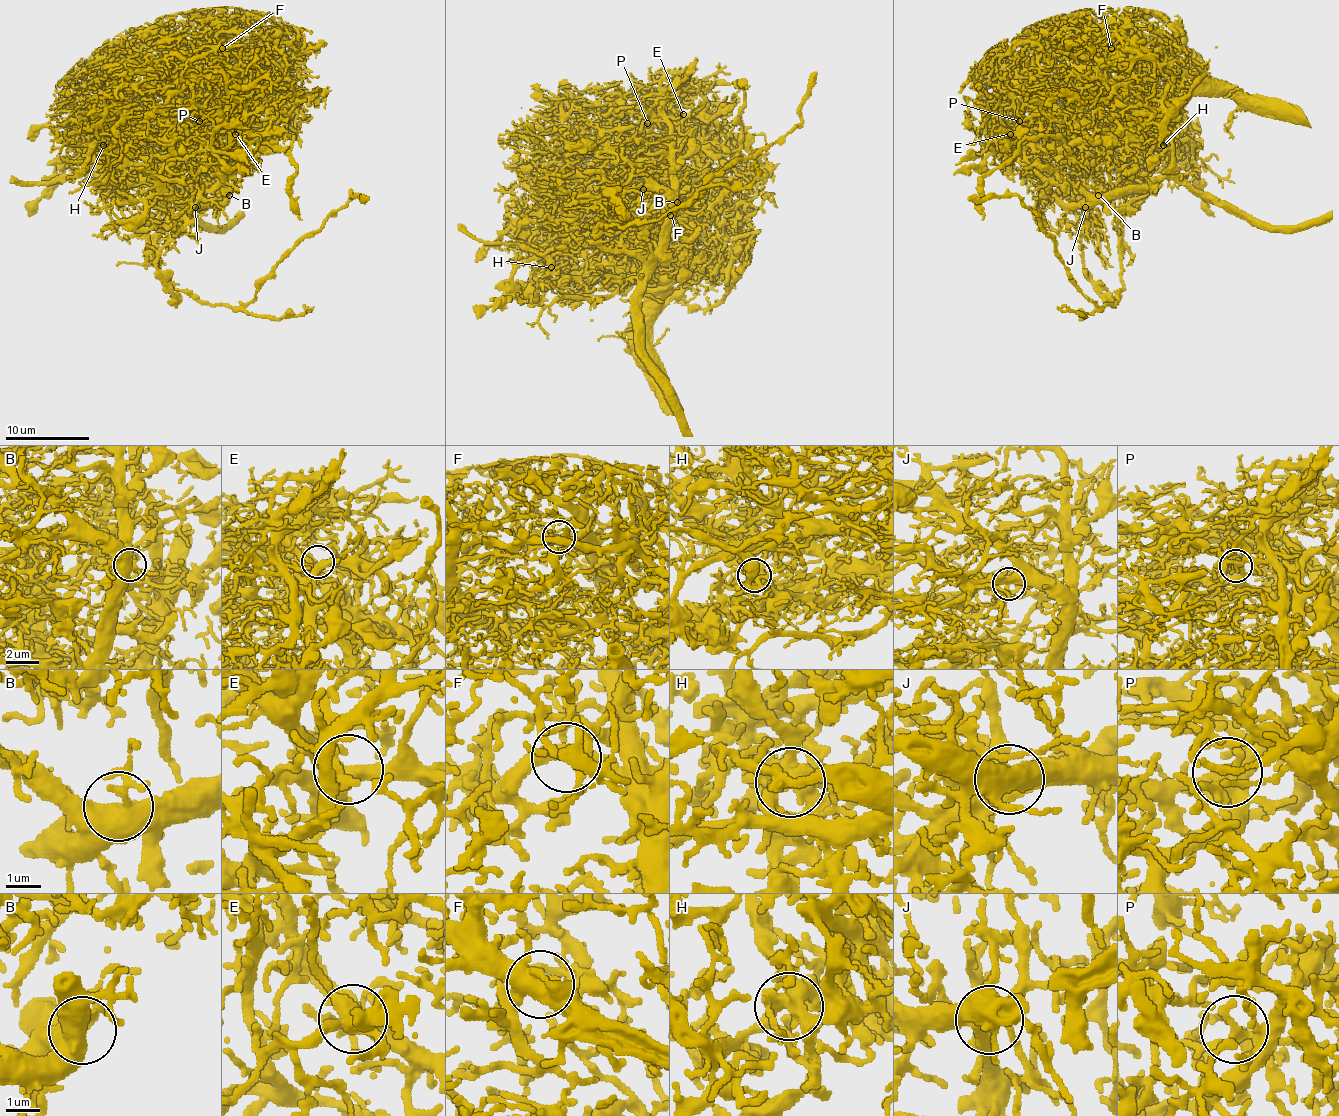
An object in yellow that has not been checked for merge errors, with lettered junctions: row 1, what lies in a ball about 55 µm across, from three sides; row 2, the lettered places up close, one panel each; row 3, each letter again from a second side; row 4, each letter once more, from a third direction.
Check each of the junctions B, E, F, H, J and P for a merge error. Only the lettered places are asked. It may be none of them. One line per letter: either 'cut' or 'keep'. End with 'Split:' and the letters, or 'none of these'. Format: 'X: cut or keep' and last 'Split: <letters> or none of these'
B: keep
E: keep
F: keep
H: cut
J: keep
P: keep
Split: H

